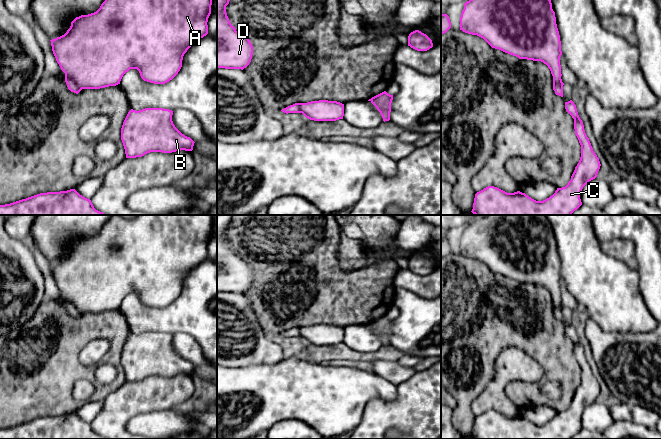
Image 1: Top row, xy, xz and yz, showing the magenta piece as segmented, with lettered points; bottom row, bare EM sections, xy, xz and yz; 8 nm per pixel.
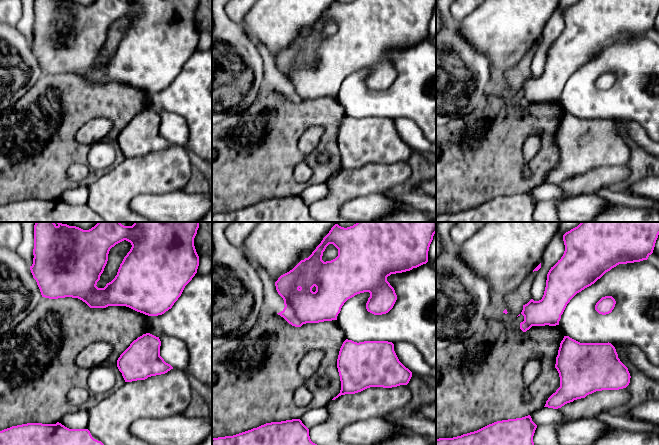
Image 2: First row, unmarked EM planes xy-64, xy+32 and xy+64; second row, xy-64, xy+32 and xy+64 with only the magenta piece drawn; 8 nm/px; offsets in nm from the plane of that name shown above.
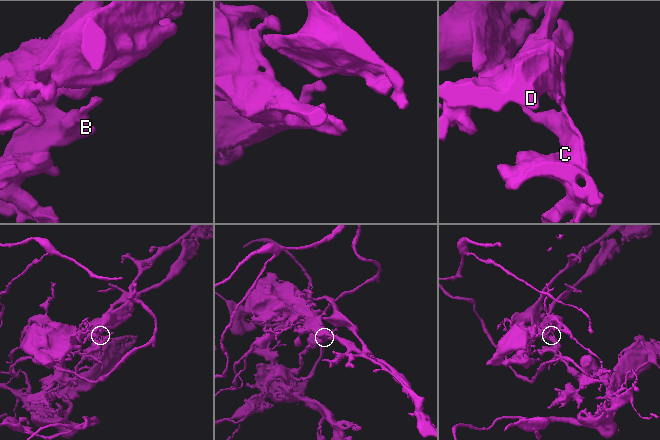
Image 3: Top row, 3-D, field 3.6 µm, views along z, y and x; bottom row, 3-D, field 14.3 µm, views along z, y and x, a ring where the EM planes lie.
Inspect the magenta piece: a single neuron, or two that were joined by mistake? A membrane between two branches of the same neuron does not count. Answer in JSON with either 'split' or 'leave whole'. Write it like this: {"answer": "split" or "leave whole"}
{"answer": "split"}

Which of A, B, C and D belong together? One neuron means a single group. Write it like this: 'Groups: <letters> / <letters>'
Groups: A D / B C

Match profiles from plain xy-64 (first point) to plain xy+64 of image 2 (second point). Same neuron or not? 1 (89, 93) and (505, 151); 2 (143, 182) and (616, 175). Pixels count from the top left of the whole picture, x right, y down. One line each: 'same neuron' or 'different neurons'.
1: same neuron
2: same neuron

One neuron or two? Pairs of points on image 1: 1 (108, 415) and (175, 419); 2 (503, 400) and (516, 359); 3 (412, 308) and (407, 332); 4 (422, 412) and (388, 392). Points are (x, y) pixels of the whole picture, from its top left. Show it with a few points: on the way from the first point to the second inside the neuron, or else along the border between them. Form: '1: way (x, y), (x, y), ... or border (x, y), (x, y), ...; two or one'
1: border (155, 409), (134, 415), (124, 427); two
2: way (500, 390), (500, 381), (508, 369); one
3: way (412, 314), (409, 326); one
4: border (398, 386), (398, 395), (395, 398), (374, 399); two

